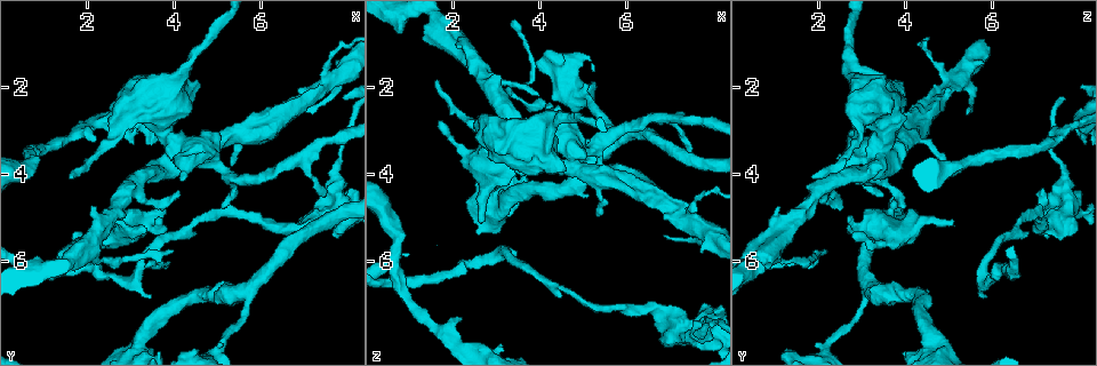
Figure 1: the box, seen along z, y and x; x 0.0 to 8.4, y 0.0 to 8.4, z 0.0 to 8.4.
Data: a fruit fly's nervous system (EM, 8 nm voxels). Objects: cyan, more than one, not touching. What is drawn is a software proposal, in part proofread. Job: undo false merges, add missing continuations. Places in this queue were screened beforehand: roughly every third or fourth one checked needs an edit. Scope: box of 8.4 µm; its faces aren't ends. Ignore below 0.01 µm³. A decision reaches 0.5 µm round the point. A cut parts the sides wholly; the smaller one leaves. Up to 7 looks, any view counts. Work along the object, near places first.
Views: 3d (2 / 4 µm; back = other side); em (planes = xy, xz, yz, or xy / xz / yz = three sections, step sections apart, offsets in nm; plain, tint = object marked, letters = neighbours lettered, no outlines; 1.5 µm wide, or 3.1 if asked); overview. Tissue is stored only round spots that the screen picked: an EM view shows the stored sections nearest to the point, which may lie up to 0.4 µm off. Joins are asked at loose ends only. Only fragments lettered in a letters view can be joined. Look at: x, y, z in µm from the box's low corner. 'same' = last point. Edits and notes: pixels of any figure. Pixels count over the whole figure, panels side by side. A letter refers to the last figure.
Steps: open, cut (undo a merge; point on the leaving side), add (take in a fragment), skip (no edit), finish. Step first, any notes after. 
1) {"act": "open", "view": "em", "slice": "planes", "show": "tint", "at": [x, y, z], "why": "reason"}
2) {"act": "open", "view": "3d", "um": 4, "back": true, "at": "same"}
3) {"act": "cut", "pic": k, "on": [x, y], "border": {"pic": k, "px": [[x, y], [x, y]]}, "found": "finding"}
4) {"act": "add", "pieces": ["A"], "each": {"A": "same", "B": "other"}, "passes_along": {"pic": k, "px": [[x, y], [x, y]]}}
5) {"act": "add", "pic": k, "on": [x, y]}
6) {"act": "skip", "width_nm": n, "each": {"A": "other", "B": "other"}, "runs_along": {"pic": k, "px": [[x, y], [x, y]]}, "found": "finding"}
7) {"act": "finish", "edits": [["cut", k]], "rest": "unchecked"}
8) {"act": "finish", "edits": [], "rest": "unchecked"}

{"act": "open", "view": "3d", "um": 4, "at": [3.50, 6.85, 5.85], "why": "an open end"}

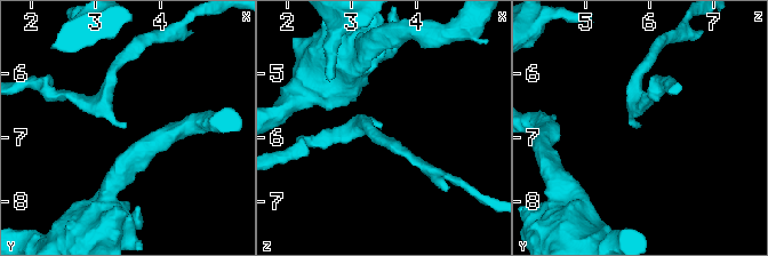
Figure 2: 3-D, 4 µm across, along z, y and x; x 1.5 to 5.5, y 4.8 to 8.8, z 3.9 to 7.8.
{"act": "open", "view": "em", "slice": "yz", "step": 4, "show": "tint", "at": [3.50, 6.85, 5.85]}

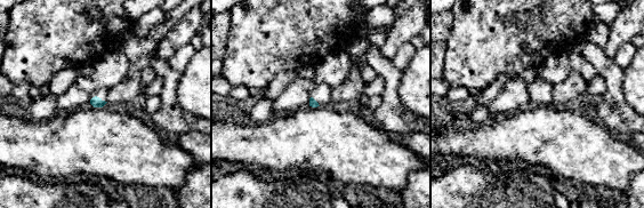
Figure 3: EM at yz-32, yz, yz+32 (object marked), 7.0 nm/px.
{"act": "open", "view": "em", "slice": "yz", "step": 4, "show": "letters", "at": "same"}

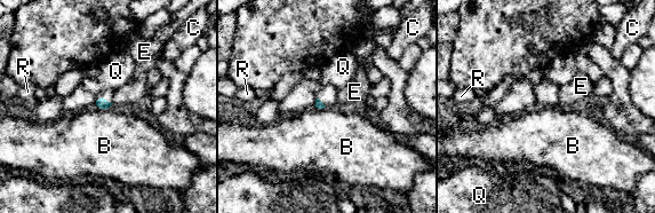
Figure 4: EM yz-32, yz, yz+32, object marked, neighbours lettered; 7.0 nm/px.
{"act": "skip", "each": {"B": "other", "C": "other", "E": "other", "Q": "other", "R": "other"}, "border": {"pic": 4, "px": [[94, 108], [108, 109]]}, "found": "no lettered fragment goes on from it"}

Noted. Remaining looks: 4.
{"act": "open", "view": "em", "slice": "xz", "step": 8, "show": "tint", "at": [2.20, 5.55, 3.40]}

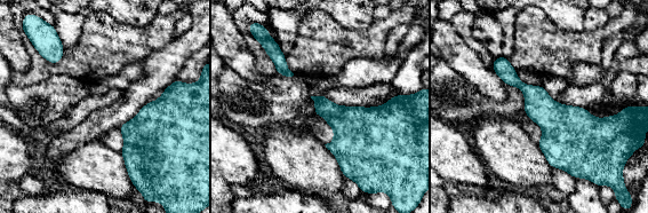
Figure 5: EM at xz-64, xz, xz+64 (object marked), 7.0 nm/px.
{"act": "open", "view": "em", "slice": "planes", "show": "tint", "at": "same"}

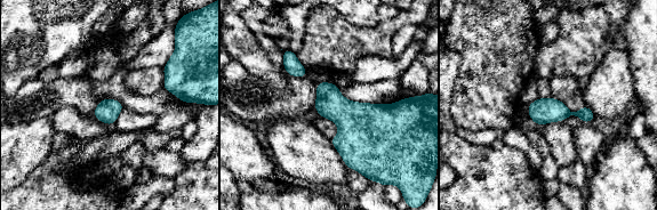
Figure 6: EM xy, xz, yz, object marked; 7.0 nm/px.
{"act": "open", "view": "em", "slice": "planes", "show": "letters", "at": "same"}

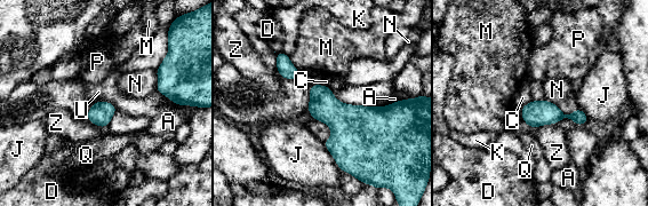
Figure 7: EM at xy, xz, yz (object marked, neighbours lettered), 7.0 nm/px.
{"act": "skip", "longest_contact_nm": ["J", 240], "each": {"A": "other", "C": "other", "D": "other", "J": "other", "K": "other", "M": "other", "N": "other", "P": "other", "Q": "other", "U": "other", "Z": "other"}, "found": "one cell here"}

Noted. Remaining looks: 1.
{"act": "finish", "edits": [], "rest": "unchecked"}

